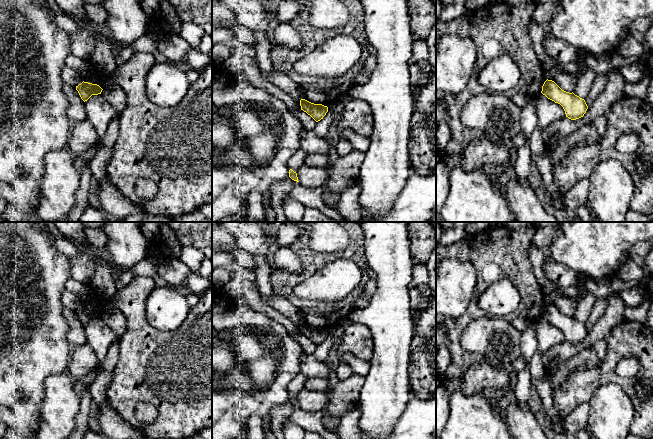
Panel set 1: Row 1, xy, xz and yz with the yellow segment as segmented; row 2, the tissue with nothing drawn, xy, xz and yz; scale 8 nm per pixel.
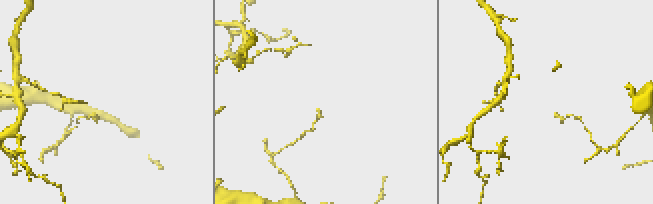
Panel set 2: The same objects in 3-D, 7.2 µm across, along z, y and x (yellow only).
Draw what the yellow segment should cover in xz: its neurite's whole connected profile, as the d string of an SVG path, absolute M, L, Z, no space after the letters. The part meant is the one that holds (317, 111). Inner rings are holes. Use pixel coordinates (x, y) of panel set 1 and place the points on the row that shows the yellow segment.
M305 99L300 100L301 110L310 115L316 122L323 119L328 112L328 107L322 104L314 104Z

